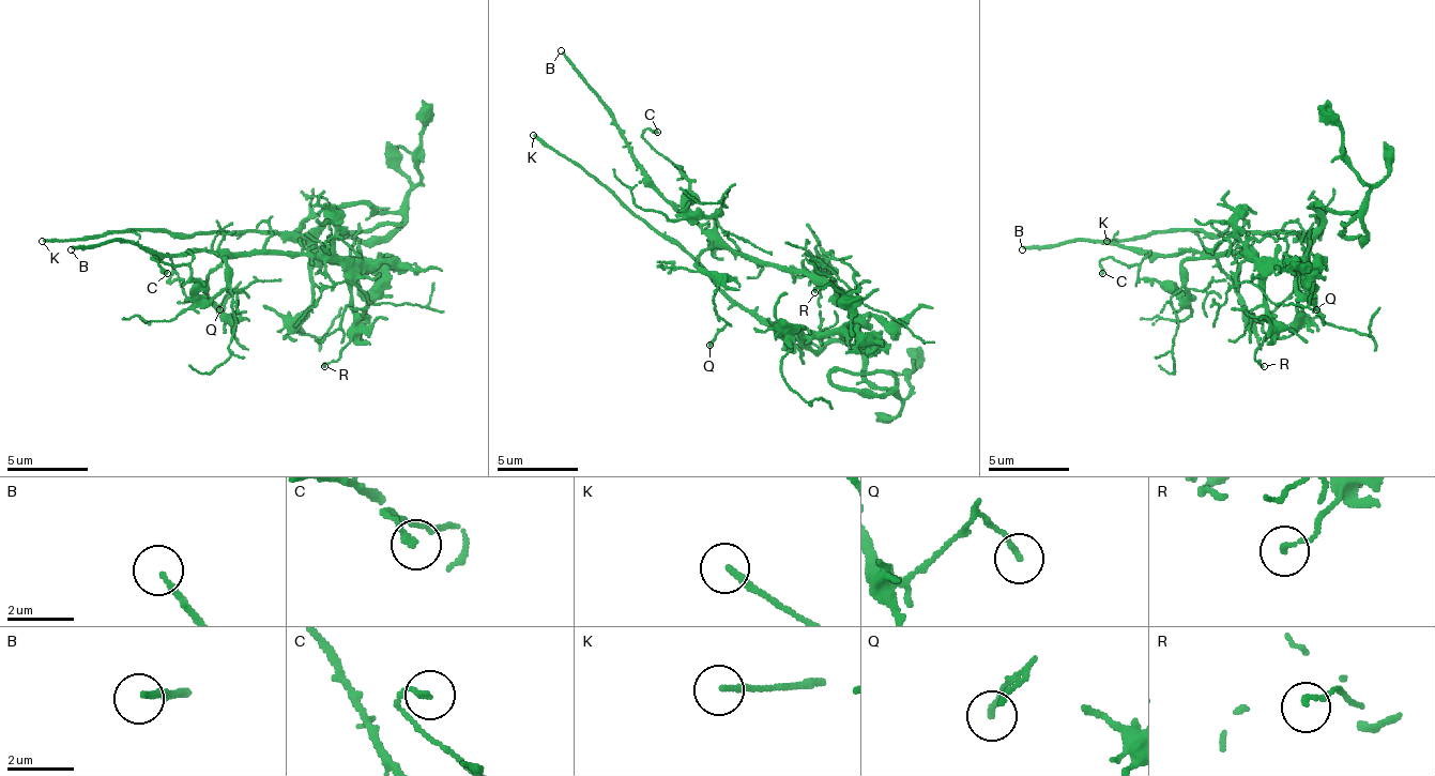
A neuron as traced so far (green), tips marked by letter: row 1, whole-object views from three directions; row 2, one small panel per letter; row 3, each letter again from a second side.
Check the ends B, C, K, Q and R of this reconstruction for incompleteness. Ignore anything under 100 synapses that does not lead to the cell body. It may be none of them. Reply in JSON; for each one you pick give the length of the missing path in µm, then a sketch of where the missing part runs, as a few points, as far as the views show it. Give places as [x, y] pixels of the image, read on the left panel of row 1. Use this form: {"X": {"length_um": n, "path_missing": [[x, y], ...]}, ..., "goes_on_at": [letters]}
{"K": {"length_um": 30}, "goes_on_at": ["K"]}

